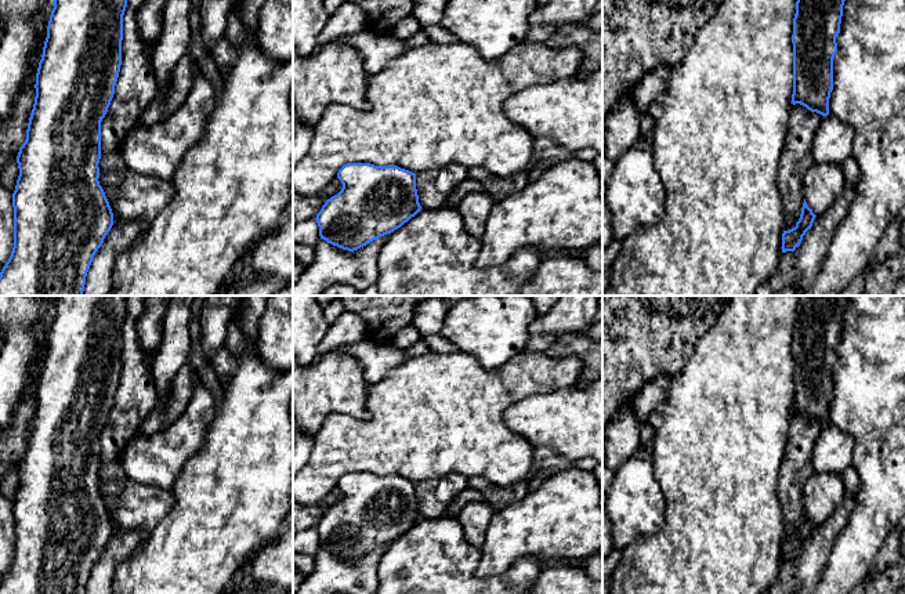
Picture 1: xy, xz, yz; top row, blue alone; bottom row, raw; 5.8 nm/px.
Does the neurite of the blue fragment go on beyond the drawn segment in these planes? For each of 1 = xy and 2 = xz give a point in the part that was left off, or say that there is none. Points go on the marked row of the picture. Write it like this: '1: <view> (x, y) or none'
1: none
2: none

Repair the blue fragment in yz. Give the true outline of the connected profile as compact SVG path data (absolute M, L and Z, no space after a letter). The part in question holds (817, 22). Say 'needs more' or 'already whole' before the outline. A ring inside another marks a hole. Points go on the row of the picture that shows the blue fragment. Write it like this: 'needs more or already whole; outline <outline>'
already whole; outline M797 0L793 18L792 104L829 115L833 58L846 0Z

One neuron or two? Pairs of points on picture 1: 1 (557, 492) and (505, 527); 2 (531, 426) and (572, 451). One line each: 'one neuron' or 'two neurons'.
1: one neuron
2: one neuron

